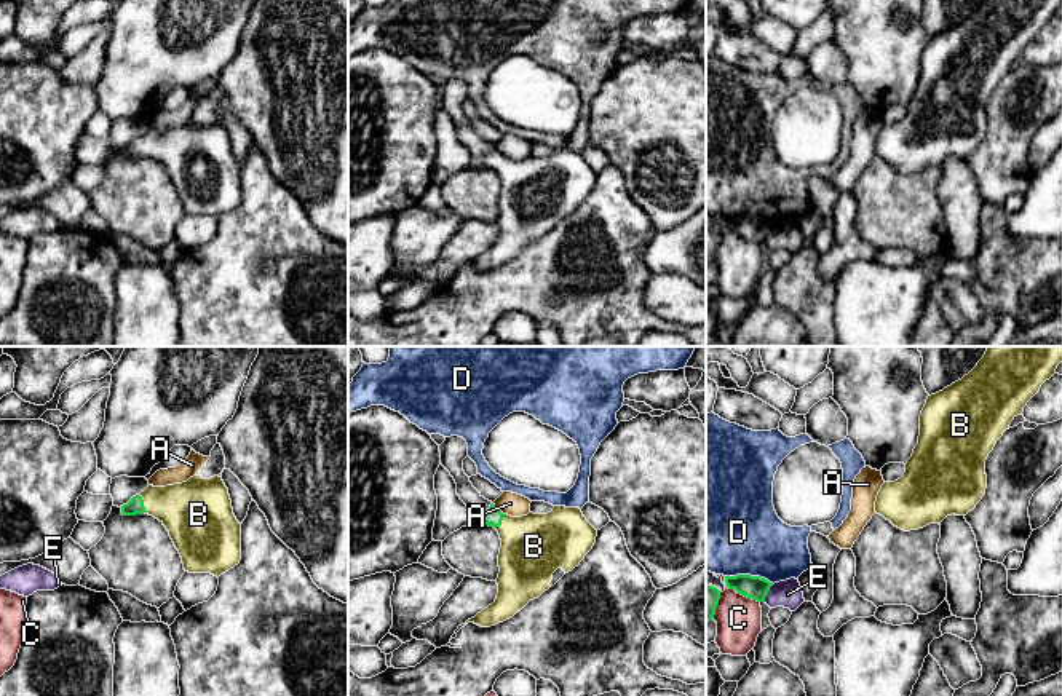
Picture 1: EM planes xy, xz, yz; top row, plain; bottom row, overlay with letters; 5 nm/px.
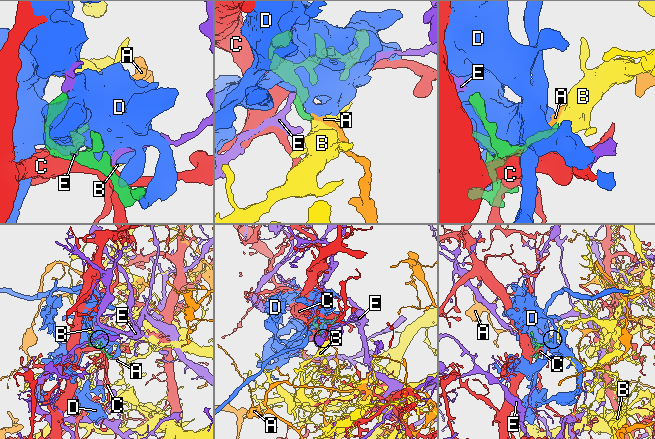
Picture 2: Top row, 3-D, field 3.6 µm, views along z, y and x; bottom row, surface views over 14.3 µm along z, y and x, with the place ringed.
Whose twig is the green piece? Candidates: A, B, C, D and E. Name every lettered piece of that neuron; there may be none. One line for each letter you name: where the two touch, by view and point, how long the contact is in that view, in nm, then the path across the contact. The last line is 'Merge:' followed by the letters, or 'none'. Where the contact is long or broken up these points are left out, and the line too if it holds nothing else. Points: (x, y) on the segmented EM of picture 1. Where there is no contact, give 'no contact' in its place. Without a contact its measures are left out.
B: meets green in xy at (142, 503); contact 110 nm long; runs through xy (134, 506), (142, 503), (168, 503), (190, 511)
Merge: B

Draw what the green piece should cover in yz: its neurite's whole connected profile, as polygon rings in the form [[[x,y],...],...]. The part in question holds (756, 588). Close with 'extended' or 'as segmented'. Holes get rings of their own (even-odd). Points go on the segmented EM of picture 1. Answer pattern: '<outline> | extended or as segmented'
[[[751,575],[725,576],[725,584],[728,589],[735,589],[738,594],[757,602],[765,602],[768,591],[773,586],[768,579]]] | as segmented

